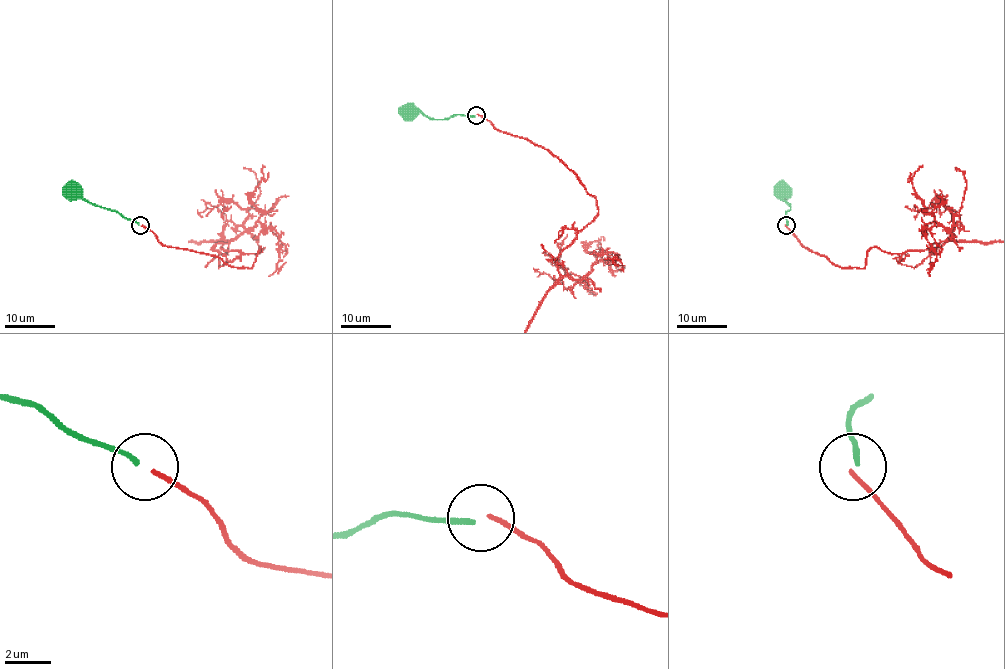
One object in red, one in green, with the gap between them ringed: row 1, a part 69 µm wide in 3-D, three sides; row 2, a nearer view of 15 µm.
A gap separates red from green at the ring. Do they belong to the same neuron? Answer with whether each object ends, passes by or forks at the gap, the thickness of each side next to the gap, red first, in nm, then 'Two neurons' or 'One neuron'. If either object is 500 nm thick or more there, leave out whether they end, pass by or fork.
At the ring red ends. At the ring green ends. Thickness 180 nm (red) against 200 nm. Two neurons

